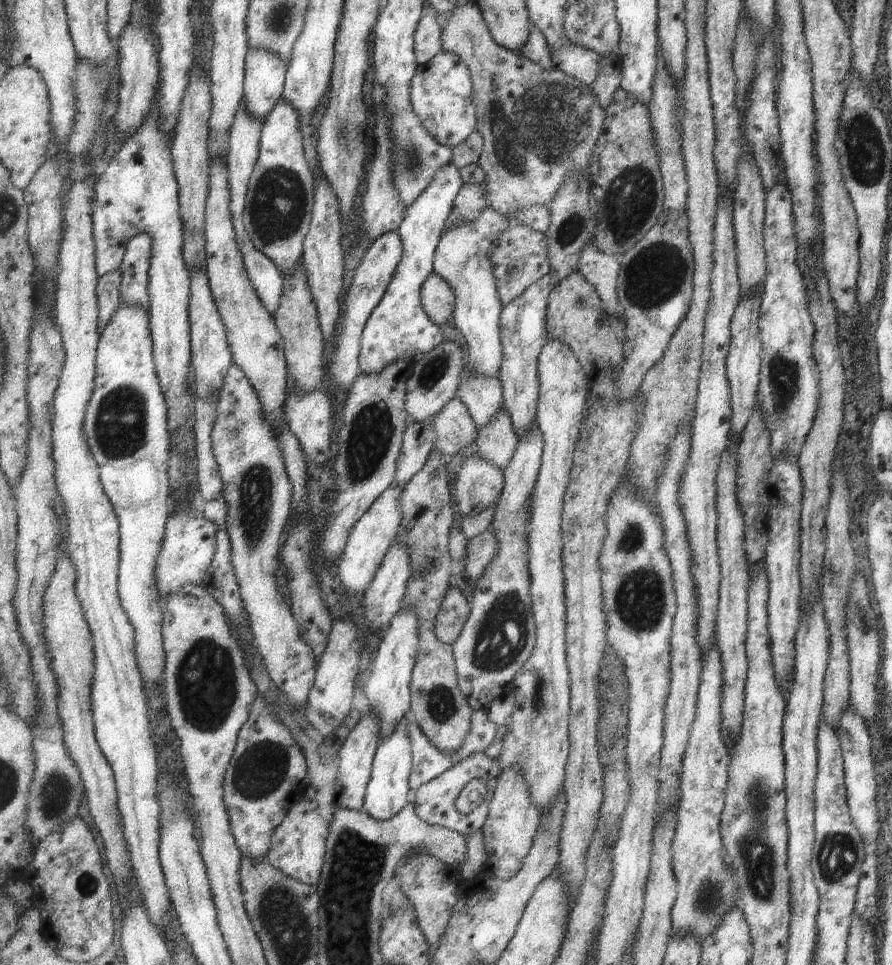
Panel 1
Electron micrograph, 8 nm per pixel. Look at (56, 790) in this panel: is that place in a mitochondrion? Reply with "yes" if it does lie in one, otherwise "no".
yes

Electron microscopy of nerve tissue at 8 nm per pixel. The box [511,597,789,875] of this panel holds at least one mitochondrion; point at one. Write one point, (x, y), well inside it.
(538, 694)

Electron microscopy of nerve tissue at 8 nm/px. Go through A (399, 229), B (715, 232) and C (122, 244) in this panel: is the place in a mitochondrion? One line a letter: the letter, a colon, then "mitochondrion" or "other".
A: other
B: other
C: other

